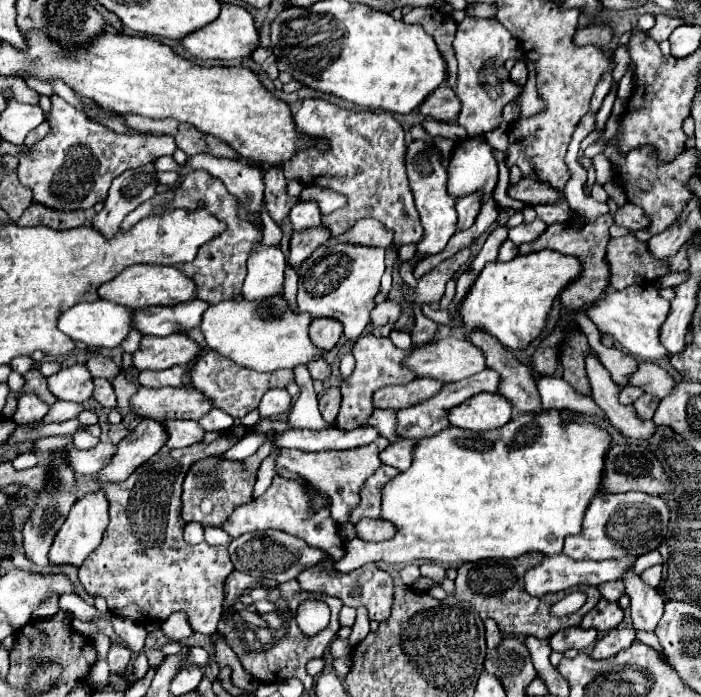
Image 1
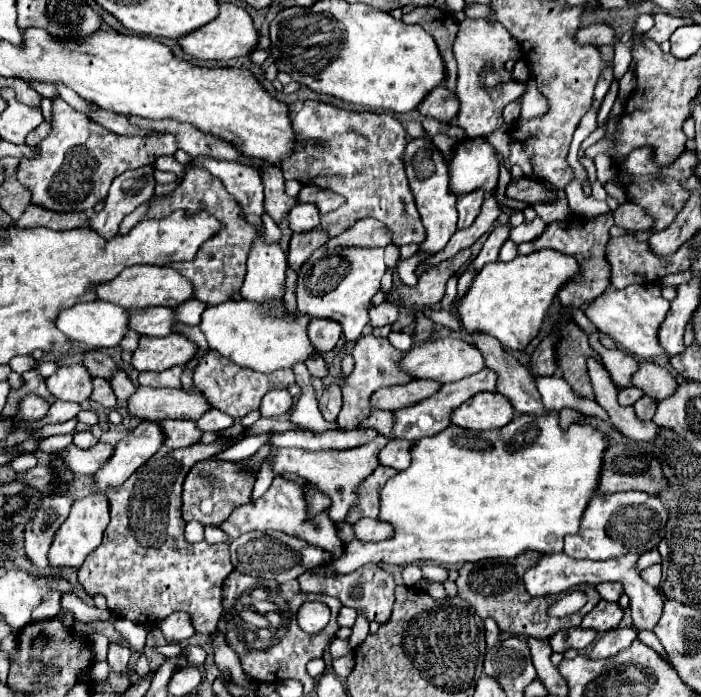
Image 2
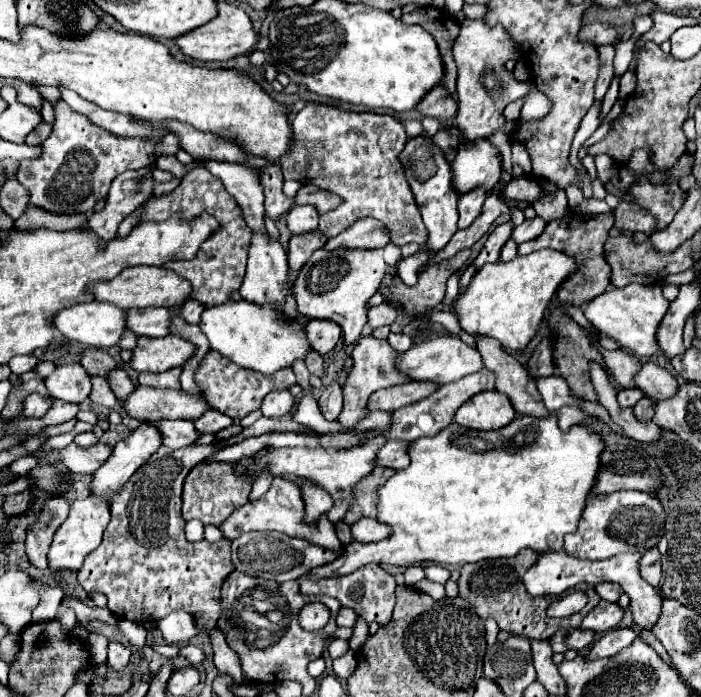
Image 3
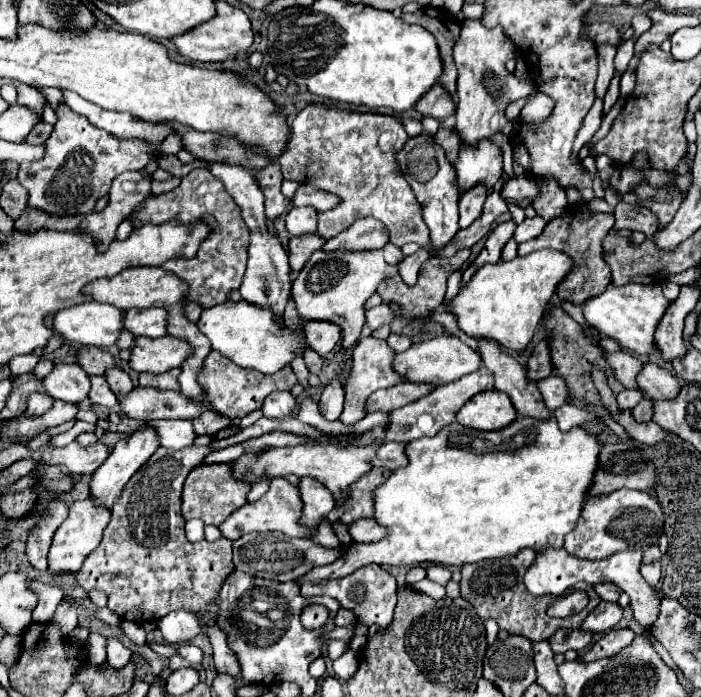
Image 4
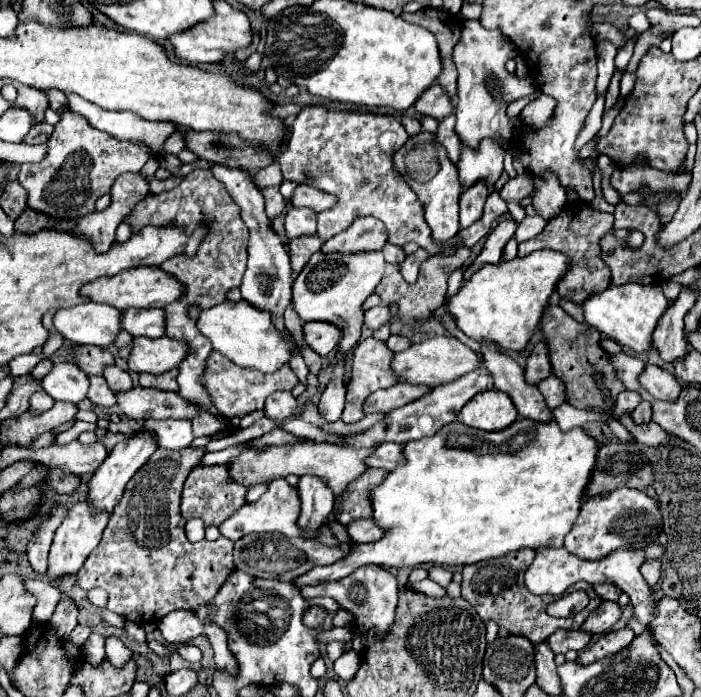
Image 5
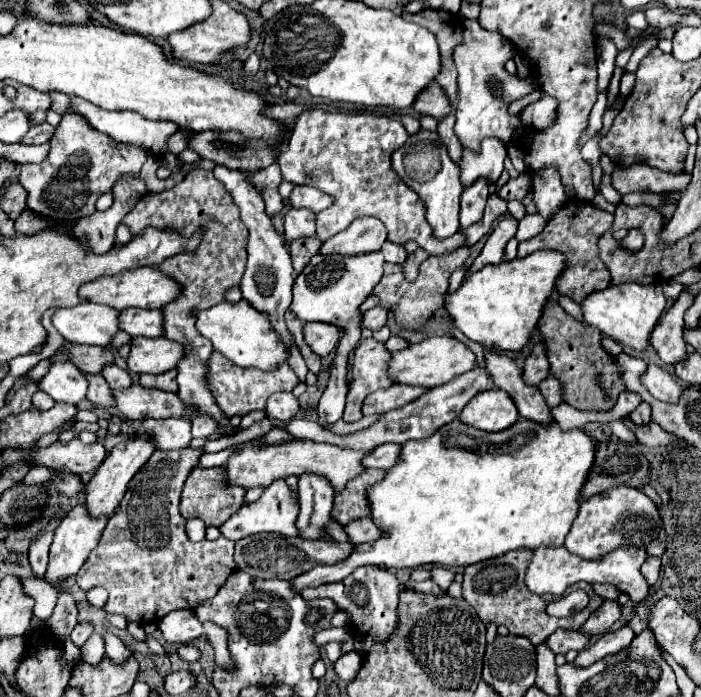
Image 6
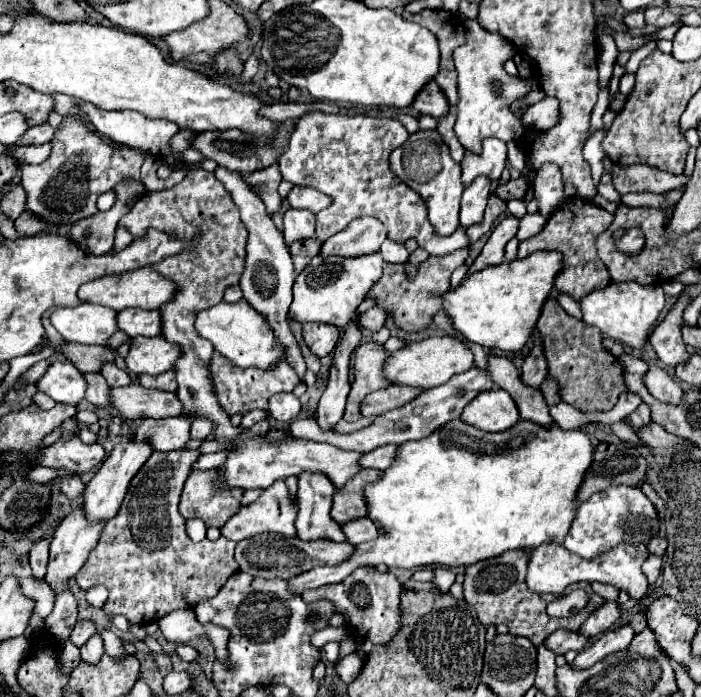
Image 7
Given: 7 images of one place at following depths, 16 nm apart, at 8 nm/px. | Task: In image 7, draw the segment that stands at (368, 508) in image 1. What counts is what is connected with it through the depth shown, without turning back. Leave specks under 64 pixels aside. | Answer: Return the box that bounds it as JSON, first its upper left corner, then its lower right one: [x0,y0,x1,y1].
[330,470,382,524]

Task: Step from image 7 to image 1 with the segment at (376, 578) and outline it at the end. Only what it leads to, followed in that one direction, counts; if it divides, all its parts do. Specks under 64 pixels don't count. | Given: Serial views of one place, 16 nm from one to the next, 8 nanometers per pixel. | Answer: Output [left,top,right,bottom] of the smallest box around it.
[298,560,394,622]

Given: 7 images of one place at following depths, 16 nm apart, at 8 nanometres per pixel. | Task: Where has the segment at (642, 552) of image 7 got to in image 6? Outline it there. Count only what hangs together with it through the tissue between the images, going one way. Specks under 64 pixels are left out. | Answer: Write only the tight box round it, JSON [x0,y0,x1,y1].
[526,546,650,622]

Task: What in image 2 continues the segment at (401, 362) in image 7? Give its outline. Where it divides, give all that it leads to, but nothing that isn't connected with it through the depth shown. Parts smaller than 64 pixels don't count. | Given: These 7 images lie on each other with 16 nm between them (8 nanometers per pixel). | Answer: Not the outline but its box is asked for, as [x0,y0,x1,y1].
[400,338,484,384]

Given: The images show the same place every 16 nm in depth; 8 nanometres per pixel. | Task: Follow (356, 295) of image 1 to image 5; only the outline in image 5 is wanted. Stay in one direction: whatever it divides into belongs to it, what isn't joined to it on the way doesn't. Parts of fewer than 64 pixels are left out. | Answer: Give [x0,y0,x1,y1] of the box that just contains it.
[292,250,384,422]

